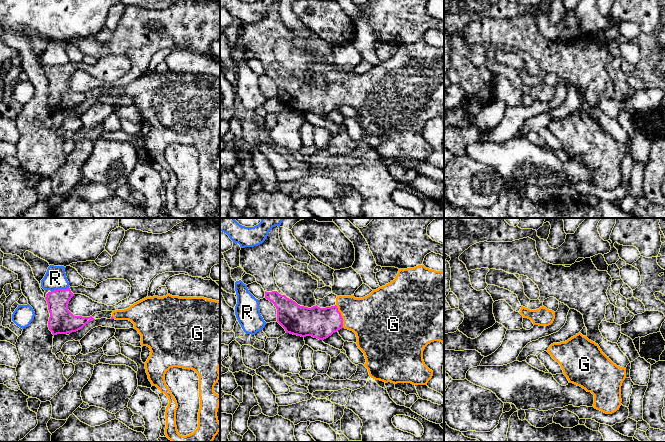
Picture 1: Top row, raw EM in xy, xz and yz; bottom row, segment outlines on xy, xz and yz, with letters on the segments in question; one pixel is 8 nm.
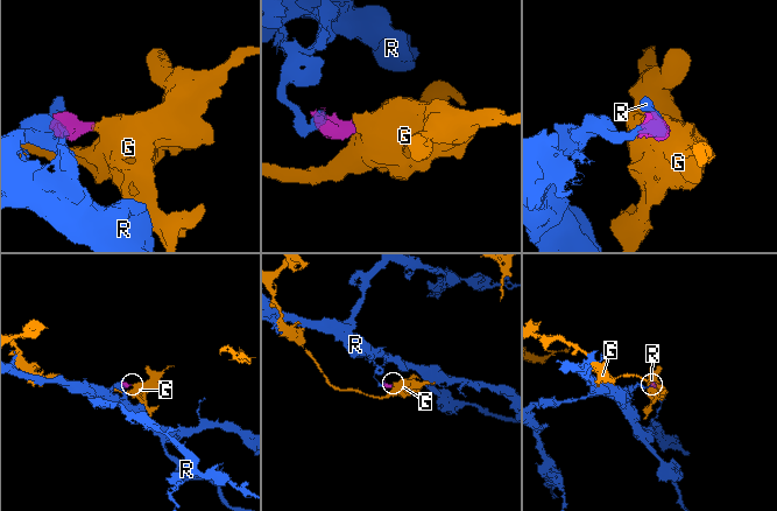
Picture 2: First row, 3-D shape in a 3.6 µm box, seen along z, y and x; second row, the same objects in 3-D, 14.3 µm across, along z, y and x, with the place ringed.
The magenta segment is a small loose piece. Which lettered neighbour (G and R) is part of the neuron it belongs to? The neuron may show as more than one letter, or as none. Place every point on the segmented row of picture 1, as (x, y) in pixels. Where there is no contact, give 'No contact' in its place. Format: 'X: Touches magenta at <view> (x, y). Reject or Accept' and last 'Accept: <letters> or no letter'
G: Touches magenta at xz (341, 316). Accept
R: Touches magenta at xy (59, 289). Reject
Accept: G

